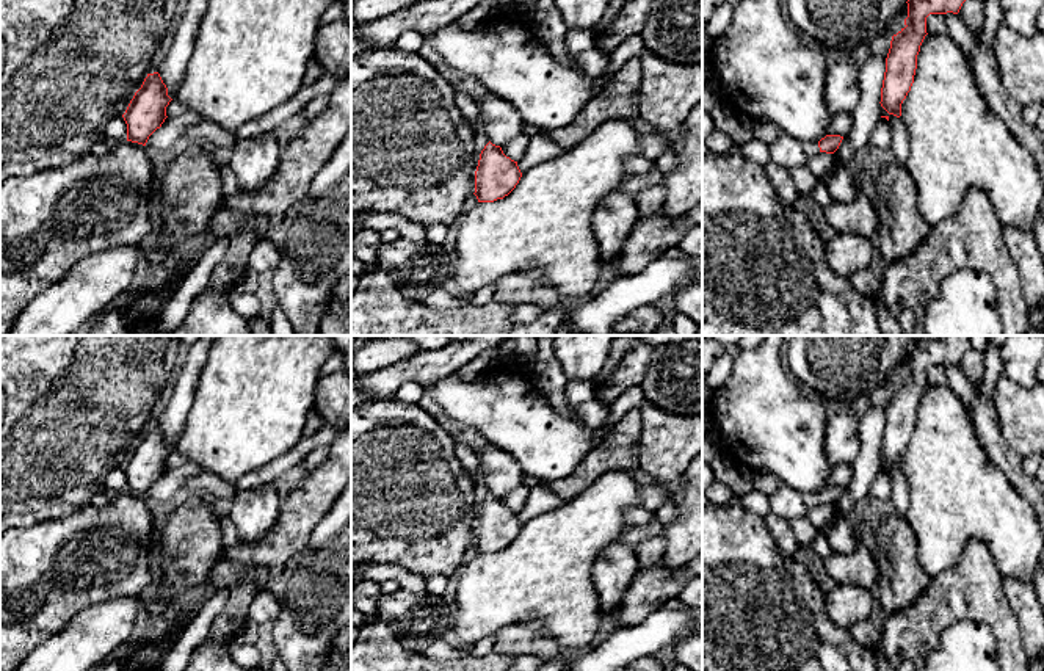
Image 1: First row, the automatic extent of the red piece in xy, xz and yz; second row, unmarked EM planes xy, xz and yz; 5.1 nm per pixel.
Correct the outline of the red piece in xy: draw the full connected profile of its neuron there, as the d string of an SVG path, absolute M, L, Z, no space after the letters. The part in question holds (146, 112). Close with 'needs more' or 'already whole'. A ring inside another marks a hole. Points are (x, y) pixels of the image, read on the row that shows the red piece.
M147 74L122 114L127 124L127 141L146 146L149 136L160 129L168 118L166 107L171 100L160 74Z | already whole

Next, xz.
M489 141L480 154L473 194L478 202L503 199L516 188L520 177L517 161L506 157L500 146Z | already whole

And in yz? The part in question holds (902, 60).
M908 0L904 28L892 36L881 88L881 107L897 118L914 83L917 55L926 33L930 14L958 14L966 0Z | already whole

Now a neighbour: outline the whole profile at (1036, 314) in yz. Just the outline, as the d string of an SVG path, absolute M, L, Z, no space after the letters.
M1044 301L1038 307L1028 307L1028 317L1031 321L1028 336L1044 336Z

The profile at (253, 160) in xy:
M274 132L240 140L229 155L229 166L241 191L260 190L273 176L279 163L279 141Z

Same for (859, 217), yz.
M861 177L853 179L853 183L856 198L848 202L834 201L825 207L825 216L837 234L856 234L872 240L879 229L875 202L861 187Z

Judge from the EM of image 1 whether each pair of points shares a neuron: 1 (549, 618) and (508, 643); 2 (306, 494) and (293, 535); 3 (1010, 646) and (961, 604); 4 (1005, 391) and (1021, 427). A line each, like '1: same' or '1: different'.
1: different
2: same
3: same
4: same

